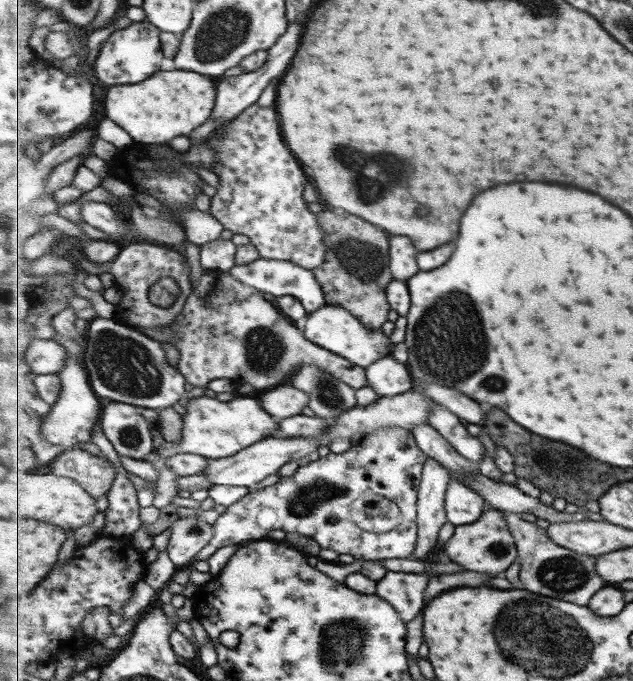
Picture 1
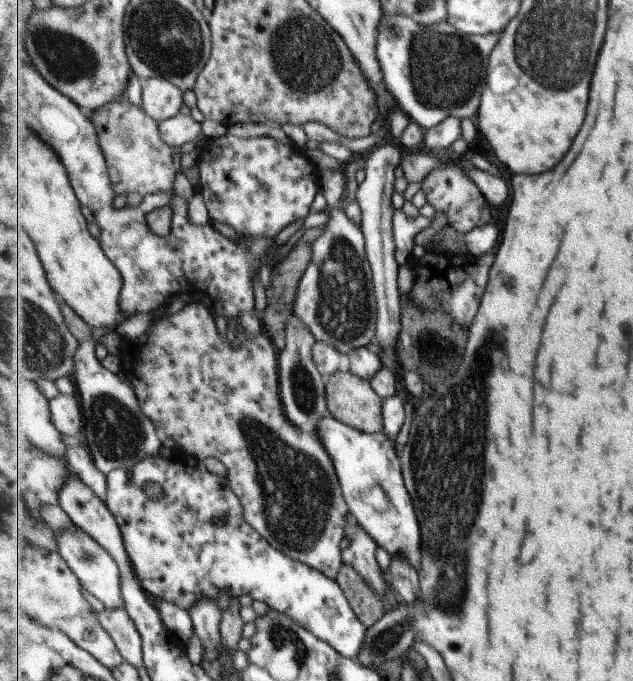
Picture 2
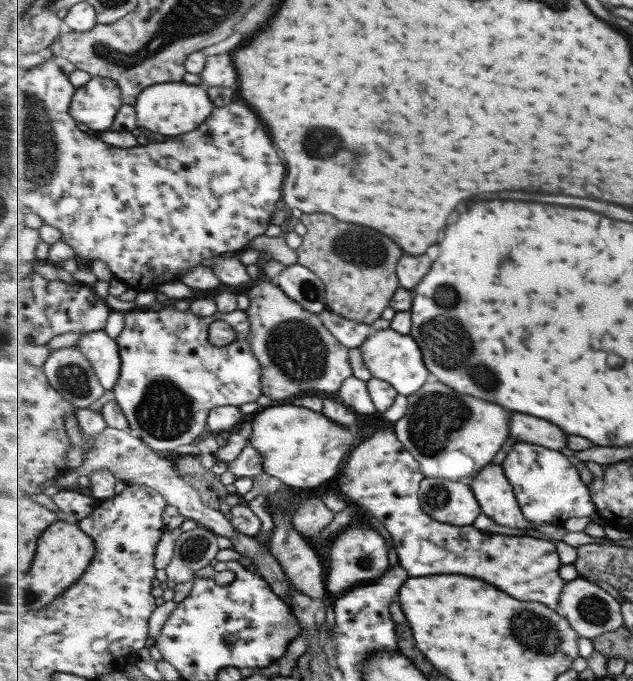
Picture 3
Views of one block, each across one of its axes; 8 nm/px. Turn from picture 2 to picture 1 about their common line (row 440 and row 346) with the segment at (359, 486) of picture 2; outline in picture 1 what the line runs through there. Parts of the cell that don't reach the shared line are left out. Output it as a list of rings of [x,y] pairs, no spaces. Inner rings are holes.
[[[326,305],[309,313],[304,324],[304,332],[309,340],[315,341],[316,345],[339,353],[339,356],[347,357],[353,364],[363,368],[370,367],[386,356],[391,357],[393,350],[393,342],[389,336],[381,333],[380,330],[372,331],[367,328],[362,320],[341,306]]]

